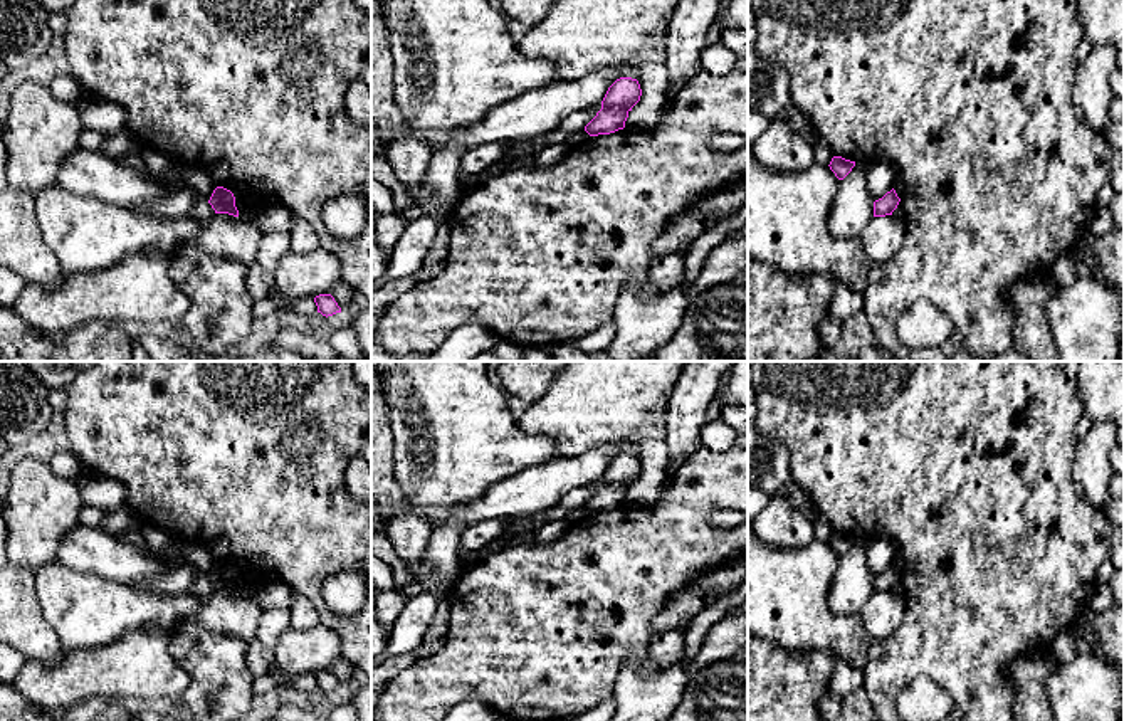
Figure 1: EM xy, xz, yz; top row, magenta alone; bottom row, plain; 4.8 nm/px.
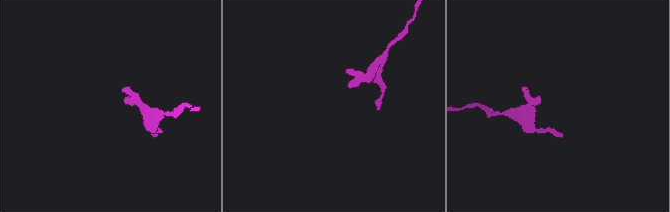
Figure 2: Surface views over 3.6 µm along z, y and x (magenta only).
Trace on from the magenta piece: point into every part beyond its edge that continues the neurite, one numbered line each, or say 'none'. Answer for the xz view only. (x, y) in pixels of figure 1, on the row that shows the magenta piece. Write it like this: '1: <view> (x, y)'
none

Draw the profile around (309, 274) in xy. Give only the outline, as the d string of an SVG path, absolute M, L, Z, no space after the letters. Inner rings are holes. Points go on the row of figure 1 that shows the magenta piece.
M321 247L306 254L289 250L281 257L272 279L274 287L289 299L316 297L329 294L341 282L341 262Z

